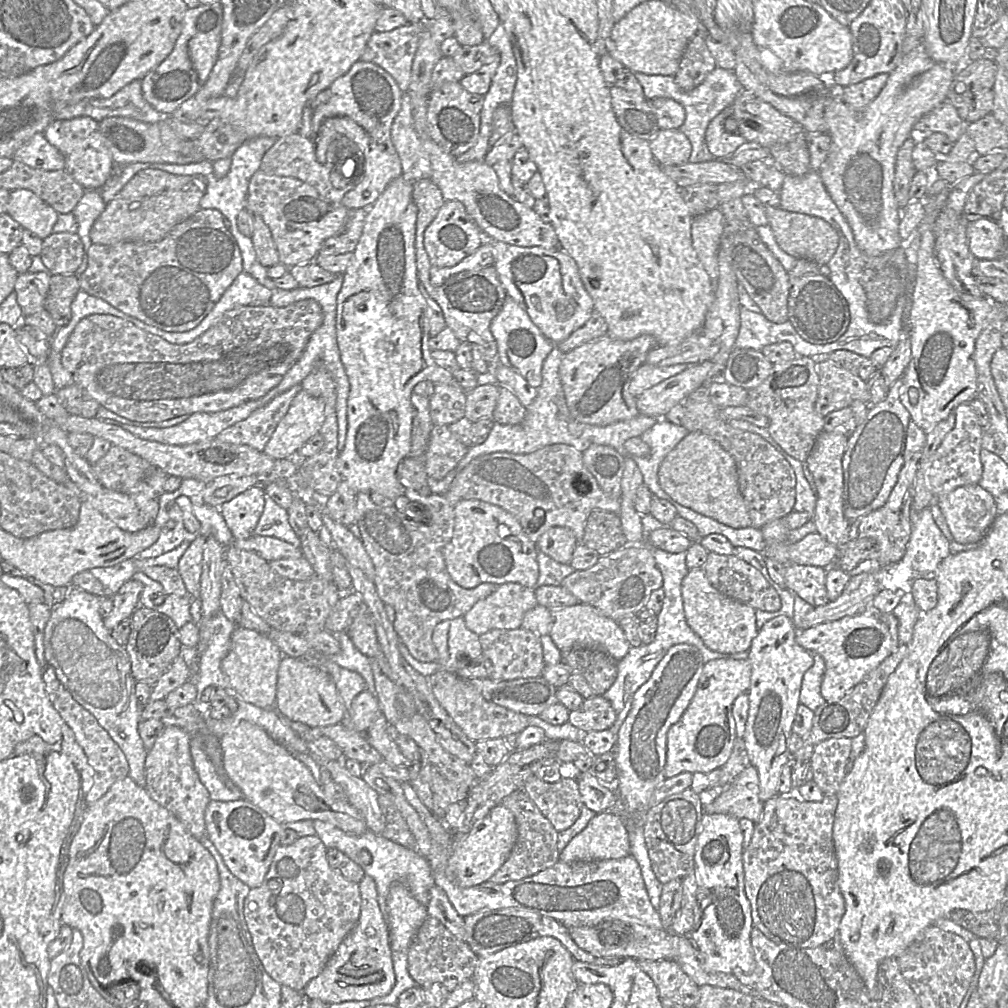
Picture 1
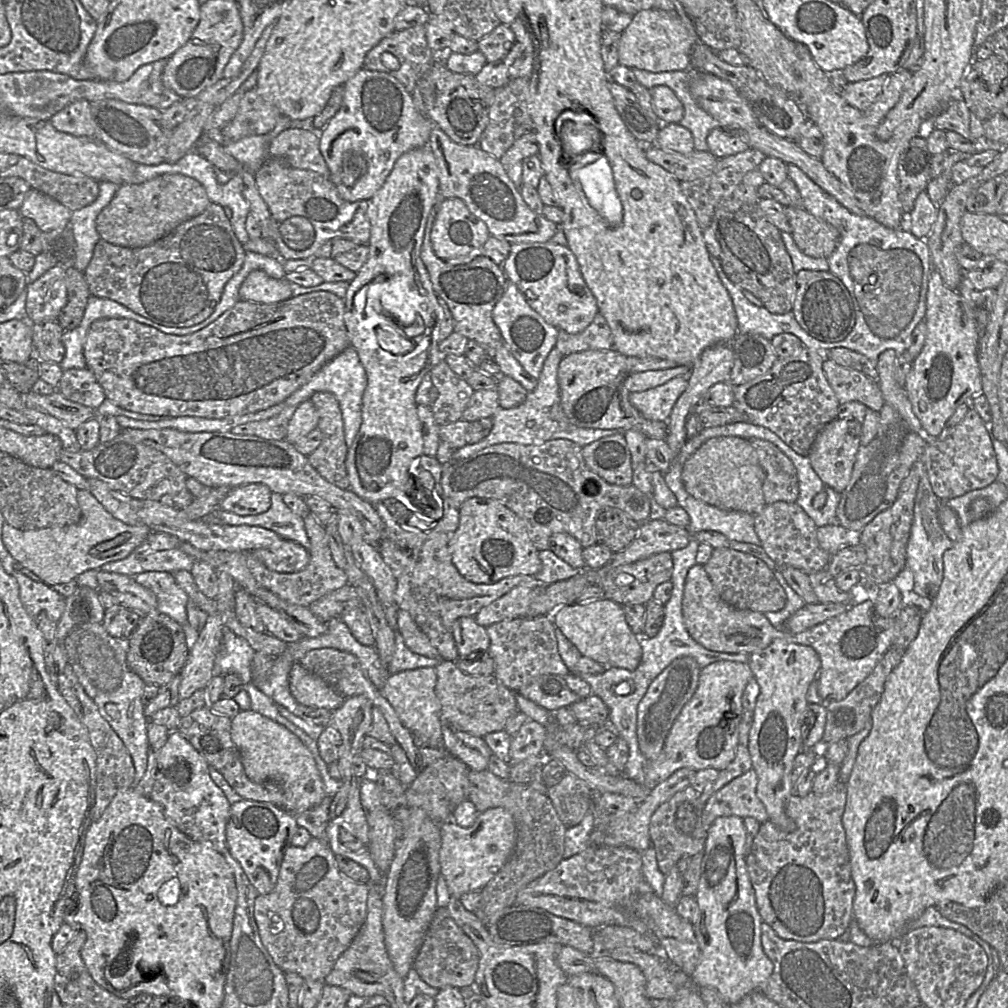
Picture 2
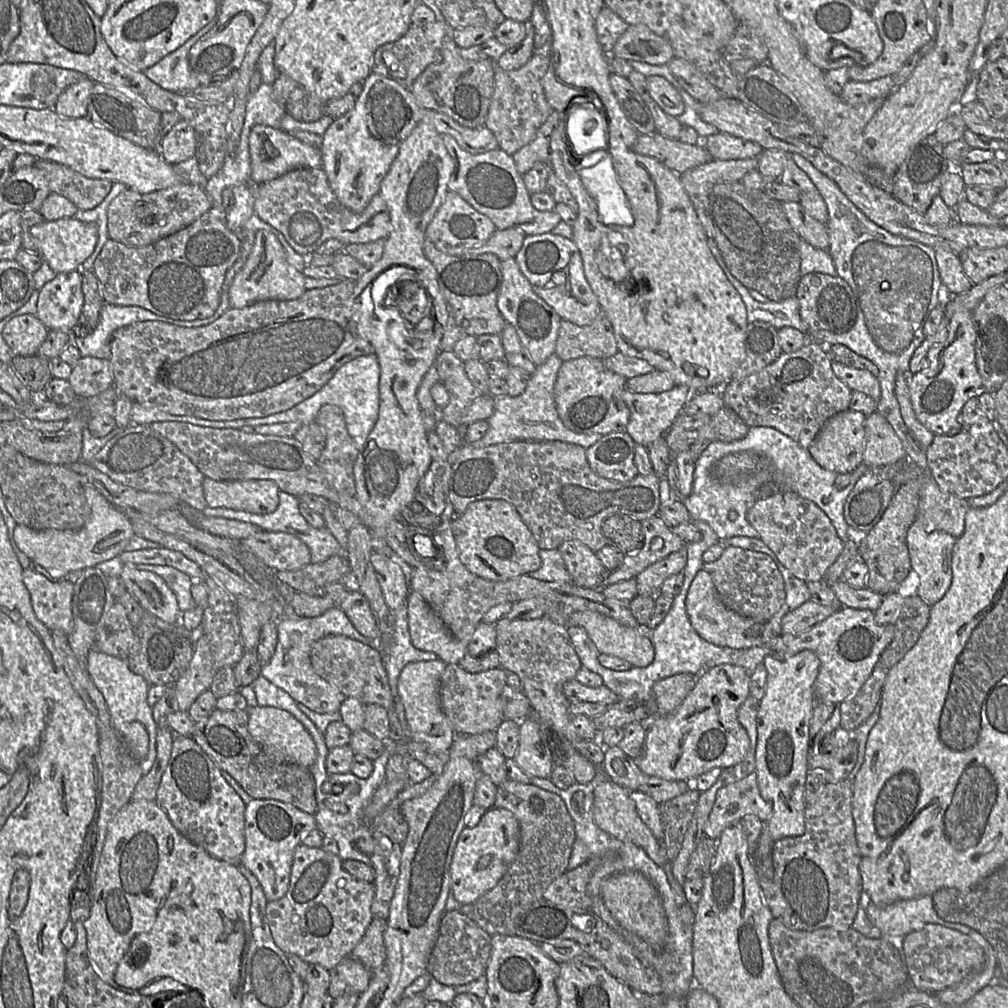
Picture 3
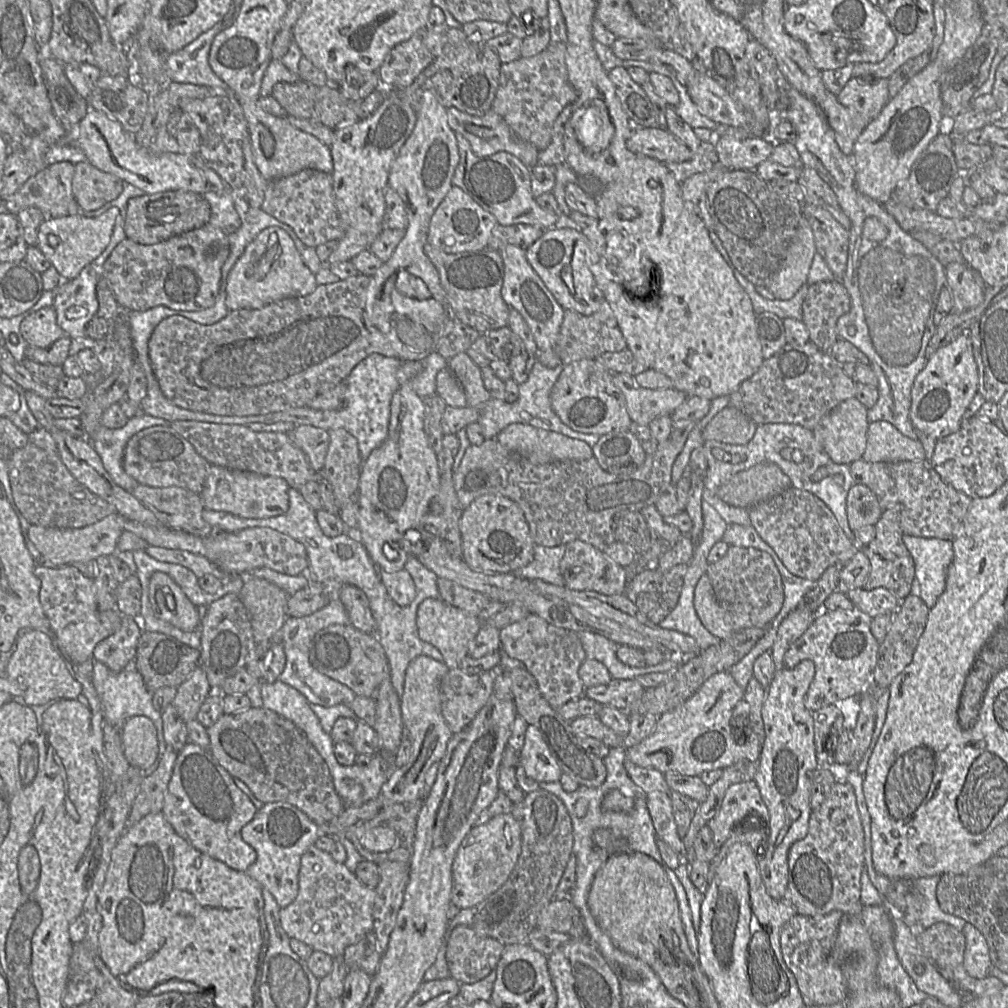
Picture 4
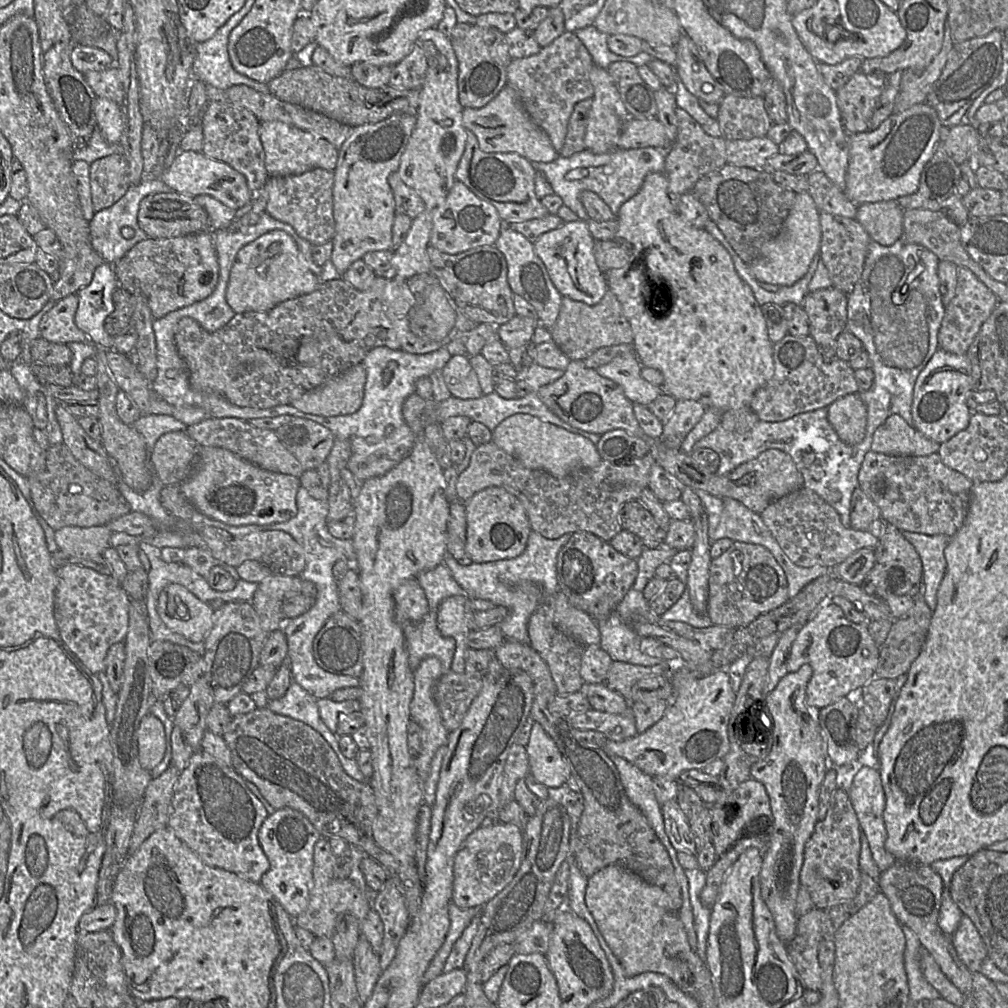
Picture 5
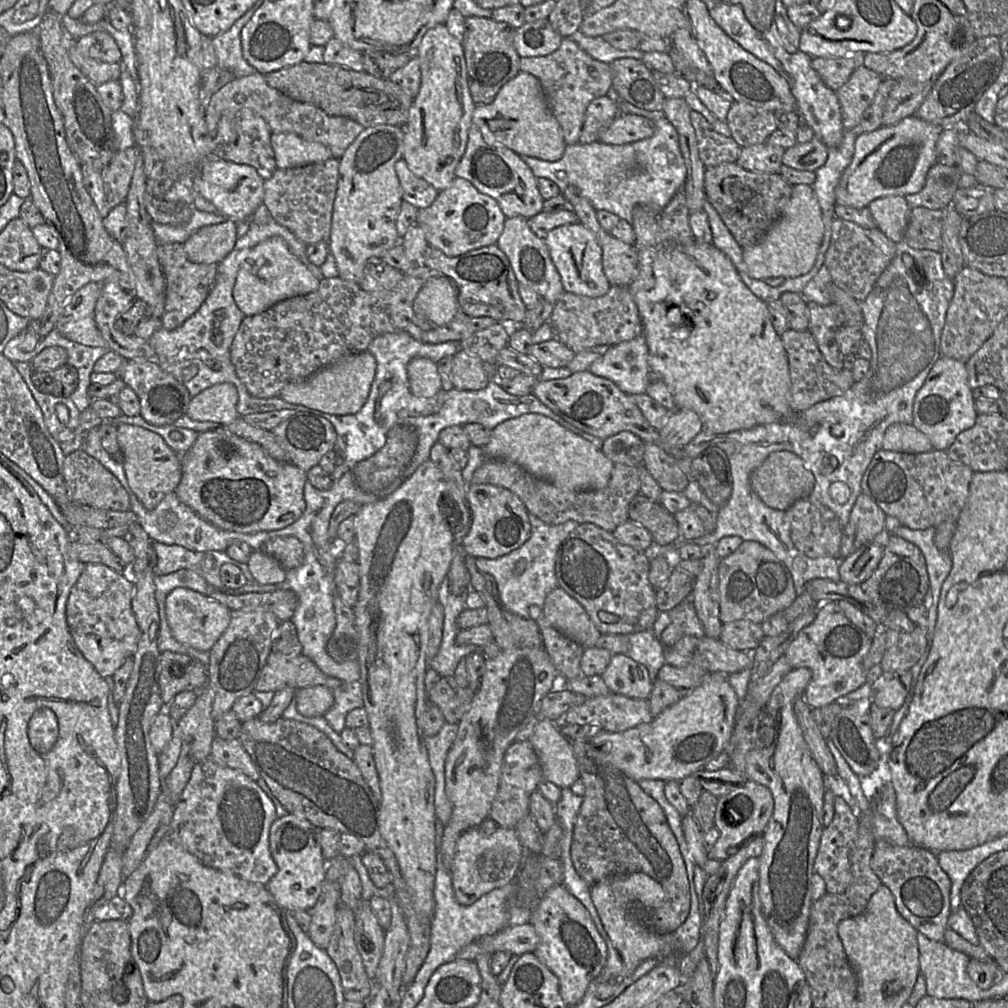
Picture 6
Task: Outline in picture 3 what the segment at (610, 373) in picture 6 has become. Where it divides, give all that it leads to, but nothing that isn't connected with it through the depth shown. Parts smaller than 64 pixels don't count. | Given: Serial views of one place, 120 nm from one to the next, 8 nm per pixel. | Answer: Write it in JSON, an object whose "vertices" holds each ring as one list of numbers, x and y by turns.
{"vertices":[[675,385,662,393,635,393,626,388,623,391,623,400,630,411,626,432,635,444,649,447,672,427,674,420,682,413,691,395,691,389,685,385]]}

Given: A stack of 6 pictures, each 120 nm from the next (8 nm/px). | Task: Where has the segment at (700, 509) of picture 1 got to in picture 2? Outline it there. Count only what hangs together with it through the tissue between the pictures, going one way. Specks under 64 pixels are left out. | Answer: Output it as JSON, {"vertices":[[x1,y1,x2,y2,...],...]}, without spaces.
{"vertices":[[714,437,703,443,683,464,681,479,688,494,722,510,757,514,765,505,764,471,755,449,741,437]]}

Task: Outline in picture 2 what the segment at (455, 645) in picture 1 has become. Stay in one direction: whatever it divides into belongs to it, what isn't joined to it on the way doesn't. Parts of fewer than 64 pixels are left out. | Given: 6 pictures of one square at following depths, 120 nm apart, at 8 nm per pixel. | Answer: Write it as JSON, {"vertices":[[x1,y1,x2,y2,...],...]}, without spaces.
{"vertices":[[461,617,455,620,452,634,458,659,468,659,468,655,481,655,489,649,490,639,486,628,477,624,473,617]]}

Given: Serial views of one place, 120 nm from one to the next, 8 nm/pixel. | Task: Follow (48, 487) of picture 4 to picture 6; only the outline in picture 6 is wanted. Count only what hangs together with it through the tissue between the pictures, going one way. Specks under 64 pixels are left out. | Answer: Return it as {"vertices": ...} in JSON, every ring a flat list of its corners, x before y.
{"vertices":[[83,449,66,455,63,475,67,497,70,501,120,512,130,510,130,499,126,489,110,471]]}

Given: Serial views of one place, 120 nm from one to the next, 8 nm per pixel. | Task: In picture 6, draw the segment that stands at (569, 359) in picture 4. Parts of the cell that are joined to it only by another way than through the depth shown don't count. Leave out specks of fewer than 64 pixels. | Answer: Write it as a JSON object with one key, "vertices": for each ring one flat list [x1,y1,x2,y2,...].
{"vertices":[[611,286,605,295,598,298,564,291,554,304,549,323,554,331,554,338,575,354,594,346,614,346,642,334,638,308,626,286]]}

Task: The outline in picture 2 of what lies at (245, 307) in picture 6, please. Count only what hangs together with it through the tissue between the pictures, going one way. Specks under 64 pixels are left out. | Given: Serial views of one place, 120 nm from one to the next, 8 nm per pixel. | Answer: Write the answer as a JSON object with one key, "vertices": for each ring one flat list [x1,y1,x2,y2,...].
{"vertices":[[262,270,252,271,239,289,240,300,264,304,277,303,292,296,292,283,285,278,275,279]]}

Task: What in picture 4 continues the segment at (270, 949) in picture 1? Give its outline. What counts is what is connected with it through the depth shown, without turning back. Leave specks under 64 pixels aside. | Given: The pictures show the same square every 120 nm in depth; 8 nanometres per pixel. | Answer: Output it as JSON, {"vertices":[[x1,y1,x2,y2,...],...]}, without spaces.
{"vertices":[[310,846,301,857,298,875,298,894,286,907,280,908,280,923,289,938,295,938,310,946,314,951,322,951,330,957,344,955,345,949,360,941,373,931,373,906,375,889,364,885,344,863,336,862,329,852]]}

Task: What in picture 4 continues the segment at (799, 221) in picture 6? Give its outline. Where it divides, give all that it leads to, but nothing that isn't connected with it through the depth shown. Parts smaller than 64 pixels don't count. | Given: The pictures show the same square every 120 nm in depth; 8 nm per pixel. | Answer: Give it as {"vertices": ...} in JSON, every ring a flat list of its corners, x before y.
{"vertices":[[803,216,779,270,766,287,776,299,789,300,807,282,814,255,817,253,813,231]]}

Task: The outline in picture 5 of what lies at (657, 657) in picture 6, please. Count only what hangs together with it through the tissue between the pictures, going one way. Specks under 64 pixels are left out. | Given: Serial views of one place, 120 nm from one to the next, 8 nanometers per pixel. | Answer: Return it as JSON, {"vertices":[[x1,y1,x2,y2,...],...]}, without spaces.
{"vertices":[[631,587,609,619,597,624,600,632,599,647,607,652,613,661,645,667,658,665,662,661,639,650,642,638,636,633,634,623,646,621,649,609,643,592]]}

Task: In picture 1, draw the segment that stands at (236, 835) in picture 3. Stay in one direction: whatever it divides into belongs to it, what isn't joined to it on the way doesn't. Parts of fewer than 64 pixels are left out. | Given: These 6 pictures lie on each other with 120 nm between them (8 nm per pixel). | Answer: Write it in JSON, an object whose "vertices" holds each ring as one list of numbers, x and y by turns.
{"vertices":[[164,727,145,761,145,789,150,798,171,812,199,840,207,837,205,810,211,799,193,766,190,739,191,736,179,727]]}

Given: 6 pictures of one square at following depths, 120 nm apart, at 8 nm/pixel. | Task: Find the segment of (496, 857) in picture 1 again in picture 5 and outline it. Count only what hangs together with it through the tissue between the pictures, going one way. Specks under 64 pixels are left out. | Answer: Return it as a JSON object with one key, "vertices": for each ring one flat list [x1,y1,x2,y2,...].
{"vertices":[[497,821,488,827,479,827,469,834,460,845,454,859,453,891,451,902,461,909,483,907,501,892,517,873,522,858,522,829,512,823]]}

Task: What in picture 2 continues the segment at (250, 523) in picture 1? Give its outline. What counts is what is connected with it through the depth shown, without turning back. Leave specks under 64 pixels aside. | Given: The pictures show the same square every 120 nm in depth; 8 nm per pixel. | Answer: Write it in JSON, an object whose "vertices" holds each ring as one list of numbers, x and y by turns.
{"vertices":[[261,483,233,488,220,504,223,511,240,516,259,515,269,510,272,491]]}

